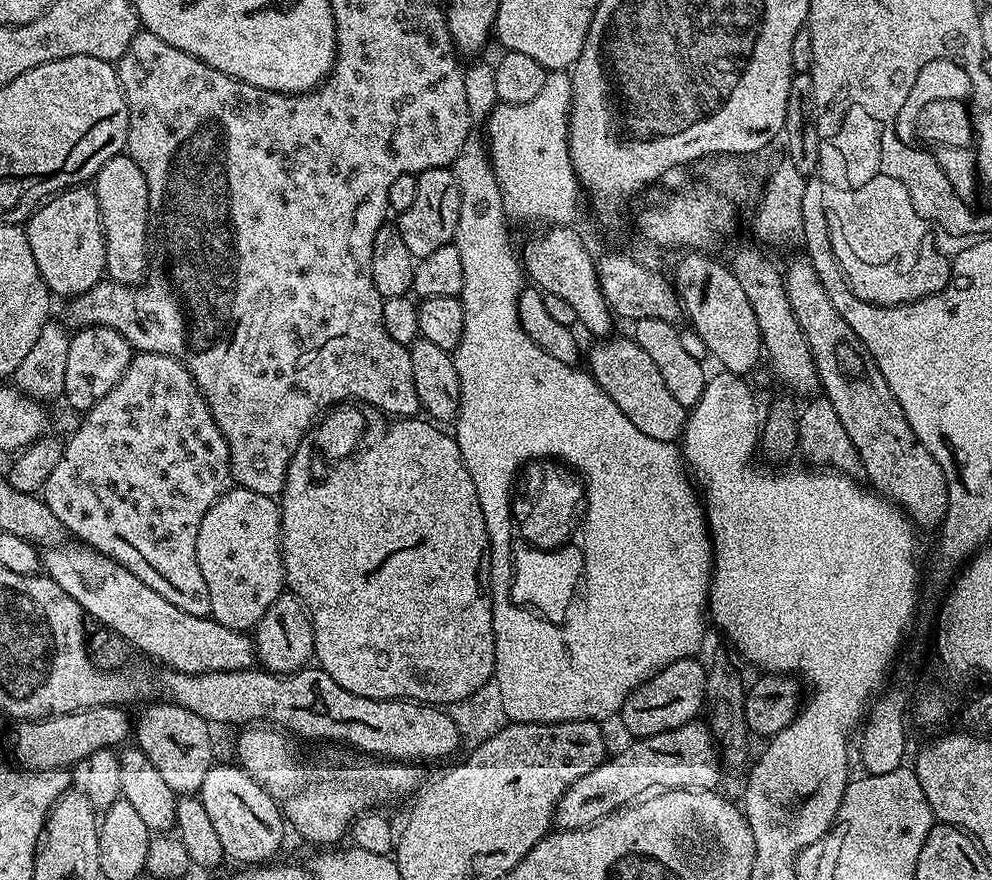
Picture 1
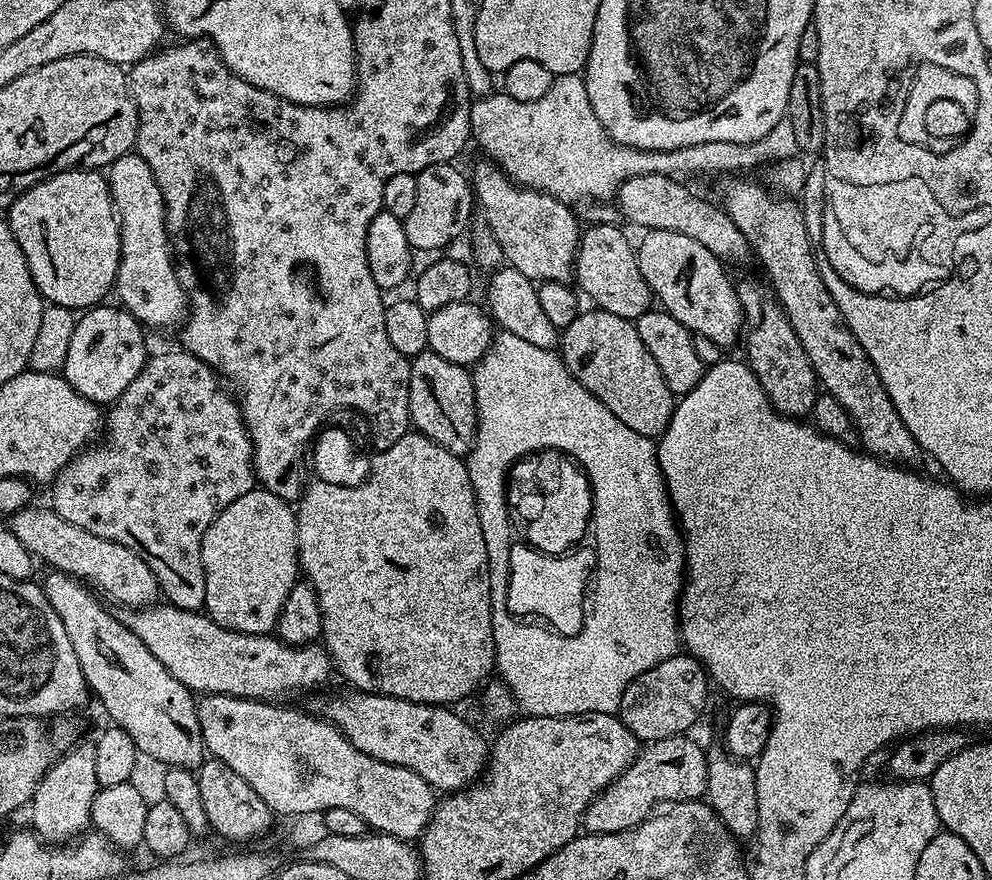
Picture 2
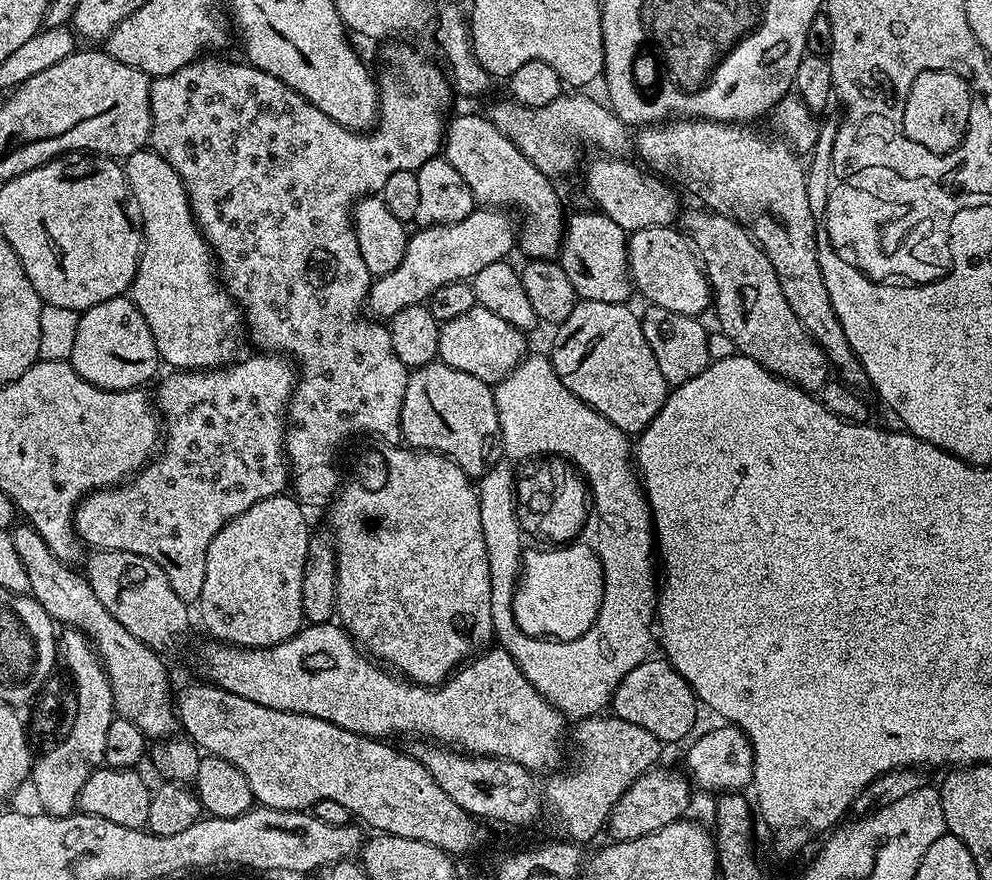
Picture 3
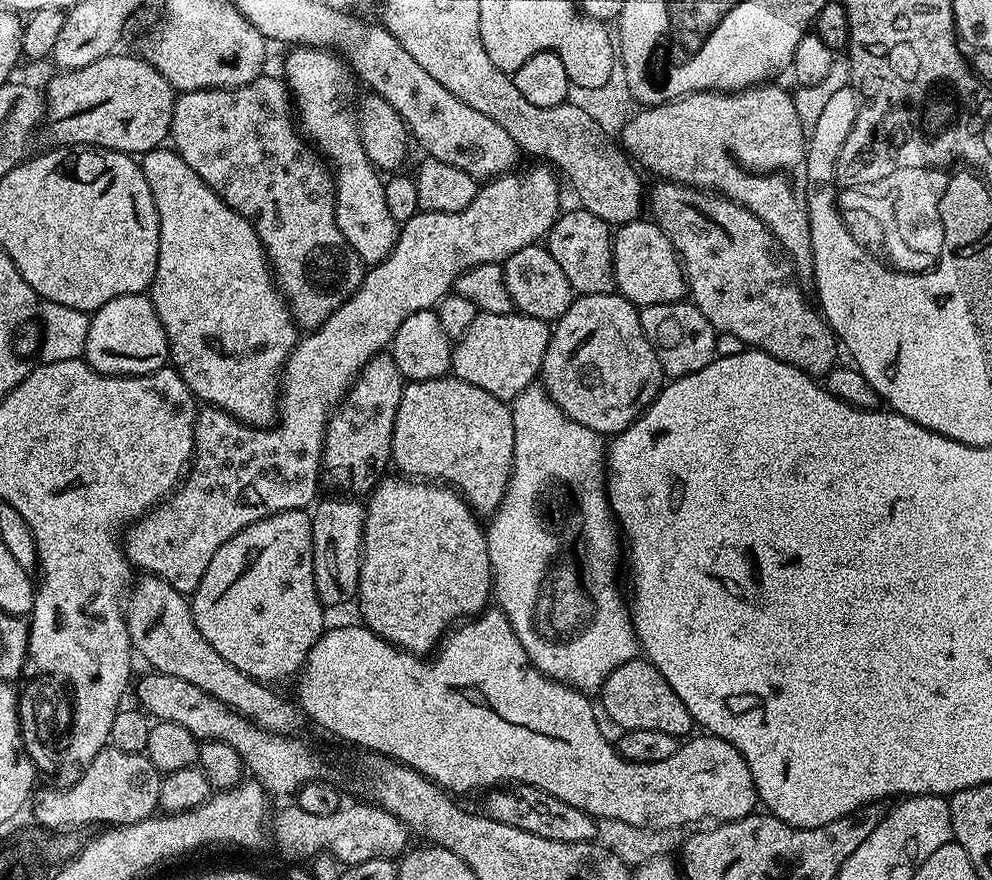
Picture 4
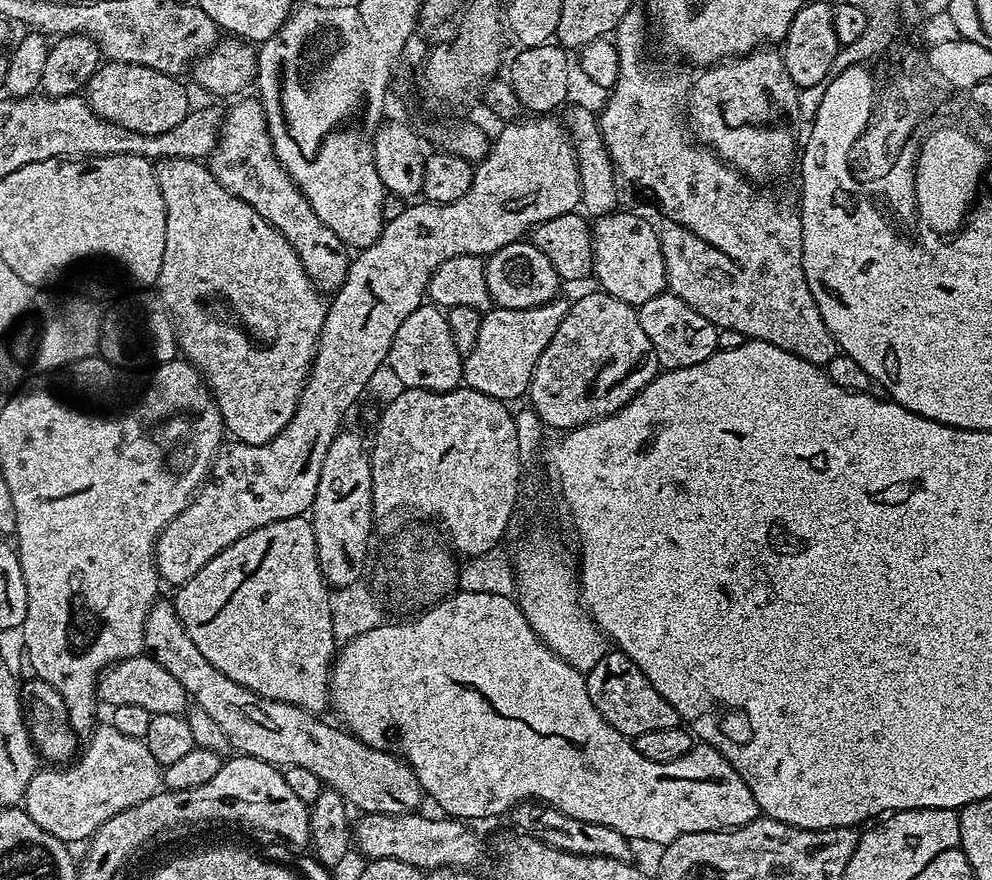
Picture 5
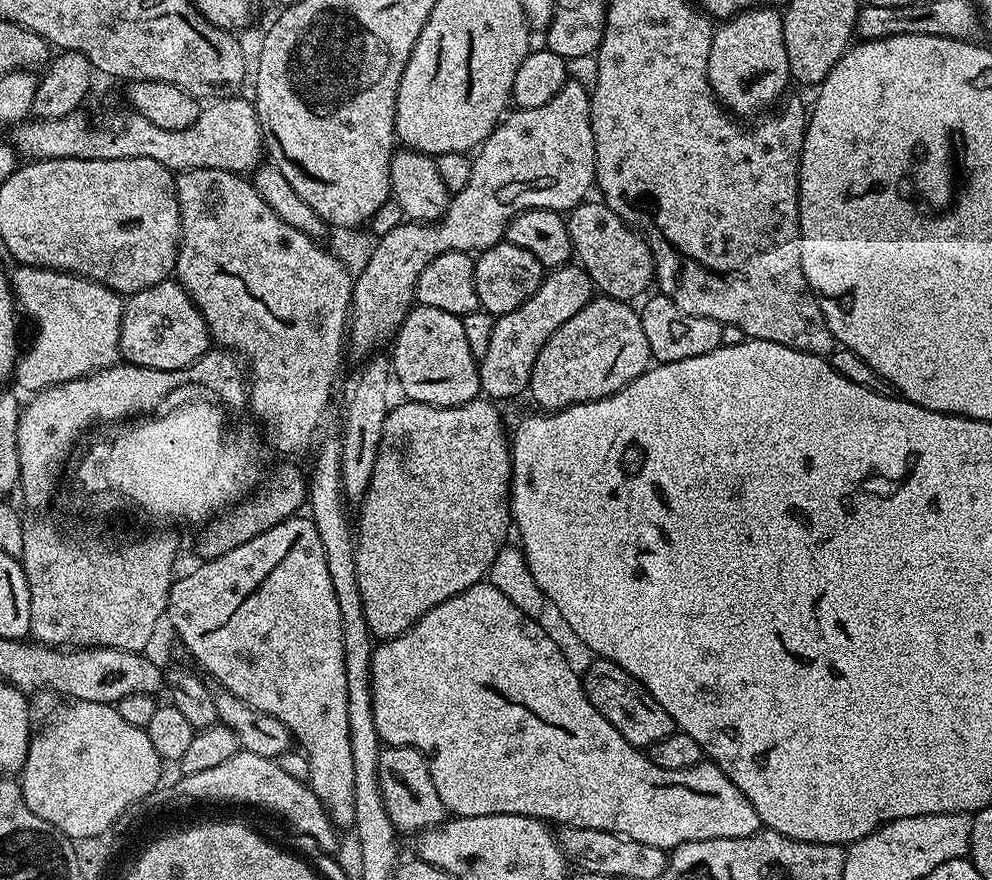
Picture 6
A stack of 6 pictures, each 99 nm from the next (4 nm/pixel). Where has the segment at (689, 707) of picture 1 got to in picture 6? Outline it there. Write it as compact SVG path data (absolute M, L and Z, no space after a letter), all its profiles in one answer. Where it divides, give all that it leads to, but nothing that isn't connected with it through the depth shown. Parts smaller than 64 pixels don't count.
M603 658L593 660L596 661L582 672L586 698L604 715L606 722L610 722L610 726L614 726L614 730L618 730L618 734L626 738L626 742L630 742L635 748L647 750L671 732L677 731L670 714L666 714L666 710L658 706L646 686L635 680L621 664Z

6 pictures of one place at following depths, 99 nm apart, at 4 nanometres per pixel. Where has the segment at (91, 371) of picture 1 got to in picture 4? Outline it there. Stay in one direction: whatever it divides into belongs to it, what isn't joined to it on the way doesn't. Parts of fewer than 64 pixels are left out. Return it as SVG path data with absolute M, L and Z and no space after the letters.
M126 294L91 313L83 359L103 376L141 376L169 363L166 330L144 294Z

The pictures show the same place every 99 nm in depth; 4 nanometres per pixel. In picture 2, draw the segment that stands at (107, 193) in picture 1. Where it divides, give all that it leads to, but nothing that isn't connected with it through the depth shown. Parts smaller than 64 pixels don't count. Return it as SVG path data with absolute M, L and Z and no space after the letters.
M135 151L127 152L107 165L106 175L120 221L120 265L114 296L145 329L172 328L176 323L177 327L185 319L190 305L176 276L176 261L164 221L162 190L150 166L146 166Z

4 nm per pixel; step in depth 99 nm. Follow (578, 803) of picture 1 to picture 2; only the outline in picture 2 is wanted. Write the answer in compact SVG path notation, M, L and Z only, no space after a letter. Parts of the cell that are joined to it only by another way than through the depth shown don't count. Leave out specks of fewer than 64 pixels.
M685 734L651 741L636 757L636 761L609 788L599 792L593 798L590 806L584 811L583 831L588 834L625 832L638 827L644 820L653 815L657 806L663 805L665 802L701 799L708 790L708 758L705 749L699 748L690 737L691 735Z

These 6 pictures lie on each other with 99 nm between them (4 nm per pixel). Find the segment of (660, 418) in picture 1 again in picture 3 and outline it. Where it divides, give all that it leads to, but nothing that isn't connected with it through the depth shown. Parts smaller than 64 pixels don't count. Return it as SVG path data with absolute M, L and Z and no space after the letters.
M580 300L574 306L570 318L566 318L566 322L555 329L550 359L562 386L566 386L570 394L582 398L582 402L598 410L598 414L610 418L610 422L614 422L614 426L623 432L639 434L648 429L650 422L654 422L662 410L668 400L670 386L666 378L662 378L662 370L658 370L658 362L650 350L650 342L646 342L646 334L642 334L640 316L630 309L628 304Z

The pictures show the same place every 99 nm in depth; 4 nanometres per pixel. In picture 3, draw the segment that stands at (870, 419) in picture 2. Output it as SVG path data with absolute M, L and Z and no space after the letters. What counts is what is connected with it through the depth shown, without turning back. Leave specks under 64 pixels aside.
M676 118L671 122L641 127L637 131L640 133L635 133L634 136L634 152L641 156L639 159L655 175L671 182L677 189L685 188L690 195L697 196L704 203L701 205L707 211L737 220L751 234L766 258L770 258L778 274L782 294L786 294L786 302L790 302L790 310L794 310L798 322L802 322L814 342L822 346L822 350L828 355L829 365L835 371L836 368L840 371L839 379L854 389L863 389L868 384L868 376L852 353L850 342L846 342L846 330L842 330L842 322L838 322L838 314L834 314L834 302L830 302L830 294L826 294L826 282L822 282L816 249L818 217L810 210L805 165L800 165L801 157L783 139L767 140L762 133L755 132L752 128L755 127L720 124L717 120Z

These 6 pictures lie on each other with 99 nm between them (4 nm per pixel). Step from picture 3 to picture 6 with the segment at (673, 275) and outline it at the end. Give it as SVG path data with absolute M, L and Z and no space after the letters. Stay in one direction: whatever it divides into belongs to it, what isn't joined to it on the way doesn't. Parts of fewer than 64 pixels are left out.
M579 204L567 213L566 223L575 259L580 259L577 260L579 267L592 279L597 293L609 296L611 300L632 302L635 296L643 297L649 291L647 288L653 287L654 269L648 243L607 204Z

